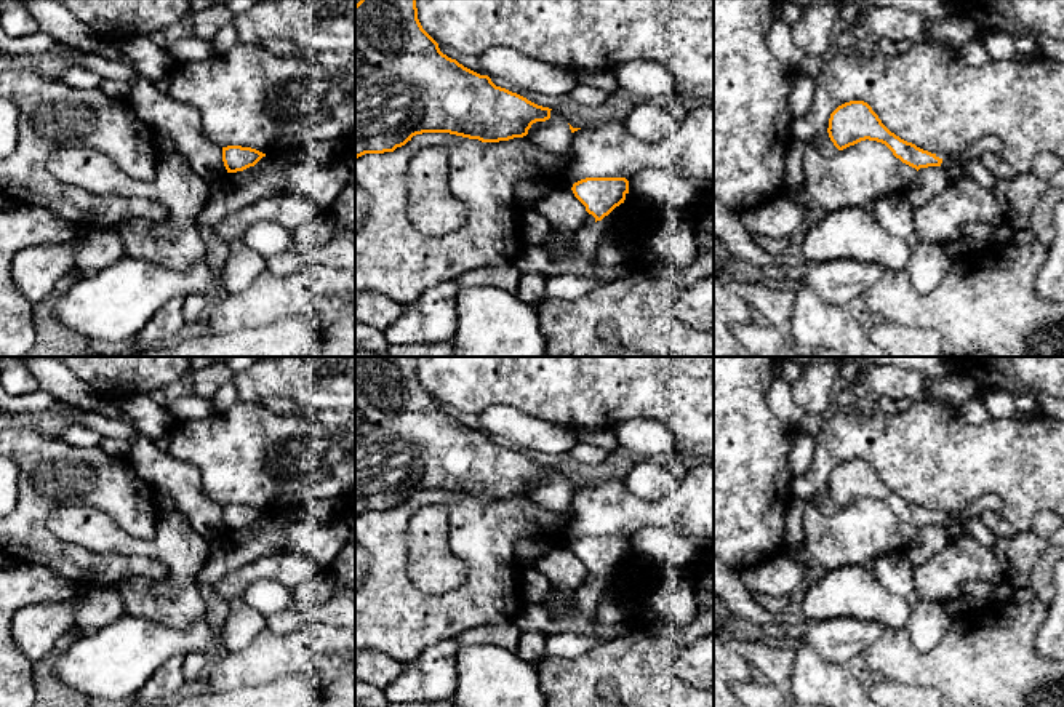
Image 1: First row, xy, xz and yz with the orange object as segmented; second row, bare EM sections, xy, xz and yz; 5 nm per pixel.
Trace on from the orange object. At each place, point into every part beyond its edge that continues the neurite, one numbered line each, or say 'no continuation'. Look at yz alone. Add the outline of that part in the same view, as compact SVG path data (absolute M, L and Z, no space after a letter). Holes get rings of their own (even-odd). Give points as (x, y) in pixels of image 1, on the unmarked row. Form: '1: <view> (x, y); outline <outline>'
1: yz (948, 517); outline M936 512L936 515L942 518L941 521L942 528L949 526L958 517L958 513L952 513L952 512Z

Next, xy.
no continuation

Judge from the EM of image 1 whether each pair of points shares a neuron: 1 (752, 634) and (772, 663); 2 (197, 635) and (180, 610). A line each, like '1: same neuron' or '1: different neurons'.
1: different neurons
2: different neurons

